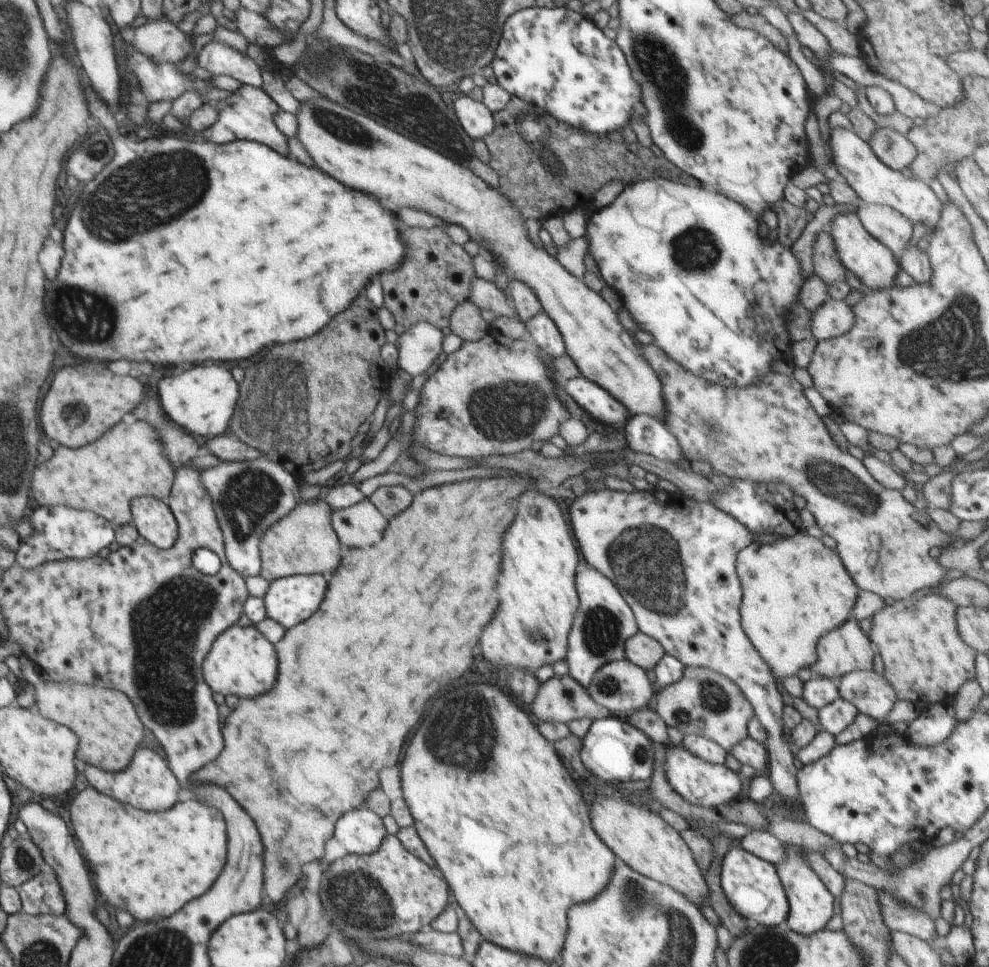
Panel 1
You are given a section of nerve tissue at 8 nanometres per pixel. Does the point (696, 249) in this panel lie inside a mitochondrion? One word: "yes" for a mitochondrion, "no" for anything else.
yes

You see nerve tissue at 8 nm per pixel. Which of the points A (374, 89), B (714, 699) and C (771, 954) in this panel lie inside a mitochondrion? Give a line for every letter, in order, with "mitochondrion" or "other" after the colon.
A: mitochondrion
B: mitochondrion
C: mitochondrion

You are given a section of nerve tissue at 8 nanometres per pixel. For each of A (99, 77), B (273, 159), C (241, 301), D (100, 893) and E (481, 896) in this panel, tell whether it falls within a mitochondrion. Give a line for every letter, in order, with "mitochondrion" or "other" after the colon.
A: other
B: other
C: other
D: other
E: other

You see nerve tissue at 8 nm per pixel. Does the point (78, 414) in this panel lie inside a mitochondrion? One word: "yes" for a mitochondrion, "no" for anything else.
yes

